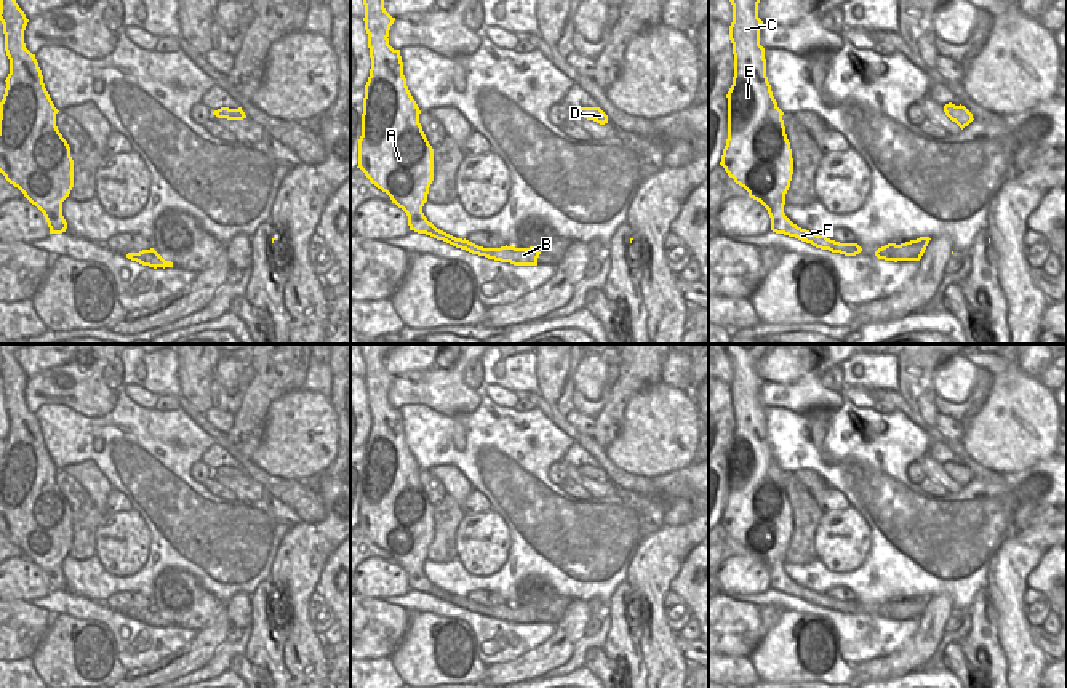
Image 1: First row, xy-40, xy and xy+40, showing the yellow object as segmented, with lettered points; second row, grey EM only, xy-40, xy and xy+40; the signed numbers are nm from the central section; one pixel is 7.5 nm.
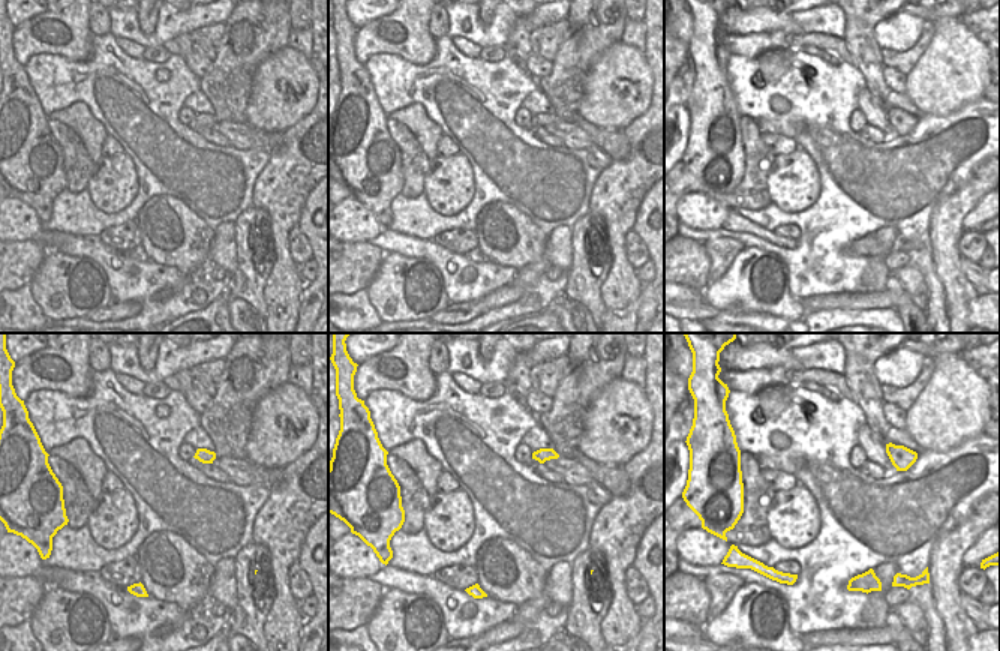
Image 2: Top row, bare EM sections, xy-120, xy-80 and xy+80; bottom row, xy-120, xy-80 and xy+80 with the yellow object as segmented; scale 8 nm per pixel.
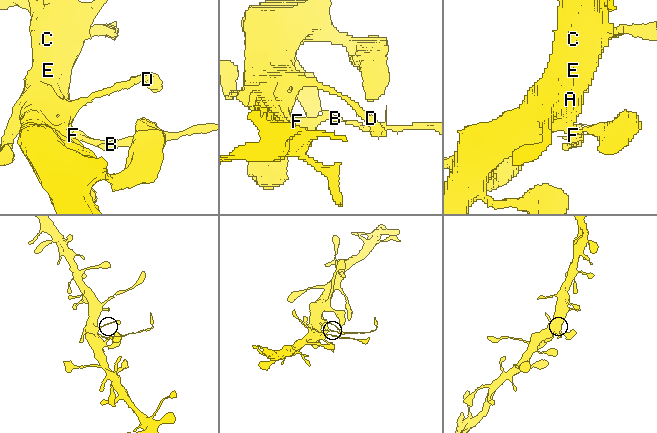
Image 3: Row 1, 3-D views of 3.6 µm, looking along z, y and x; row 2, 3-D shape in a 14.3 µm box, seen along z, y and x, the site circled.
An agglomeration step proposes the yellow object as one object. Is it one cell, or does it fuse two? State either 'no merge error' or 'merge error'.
merge error

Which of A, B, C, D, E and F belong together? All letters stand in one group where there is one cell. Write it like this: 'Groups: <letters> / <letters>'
Groups: A C D E F / B

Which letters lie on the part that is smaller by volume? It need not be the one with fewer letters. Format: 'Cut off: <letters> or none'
Cut off: B

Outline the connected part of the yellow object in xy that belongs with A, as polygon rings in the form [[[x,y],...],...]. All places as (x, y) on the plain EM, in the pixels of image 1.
[[[358,344],[371,427],[365,443],[357,526],[406,571],[410,589],[451,603],[456,595],[437,587],[422,571],[434,539],[434,507],[406,445],[400,408],[394,408],[387,397],[395,376],[386,370],[384,358],[397,346]]]

